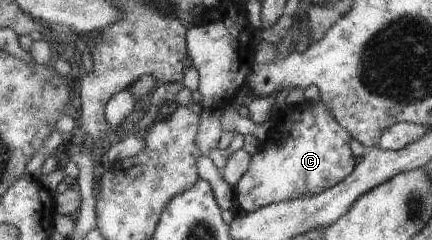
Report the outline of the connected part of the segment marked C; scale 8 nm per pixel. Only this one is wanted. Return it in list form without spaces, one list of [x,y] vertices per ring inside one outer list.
[[[292,100],[288,107],[279,110],[277,114],[272,113],[267,118],[273,124],[273,132],[277,134],[273,142],[267,146],[265,142],[258,145],[258,151],[251,155],[249,166],[235,184],[233,191],[237,202],[237,209],[243,213],[250,213],[261,209],[264,206],[279,203],[281,201],[298,199],[305,194],[317,195],[337,183],[340,183],[346,176],[351,174],[357,159],[349,150],[348,142],[352,138],[347,134],[329,114],[329,110],[323,108],[320,100],[298,101]]]

